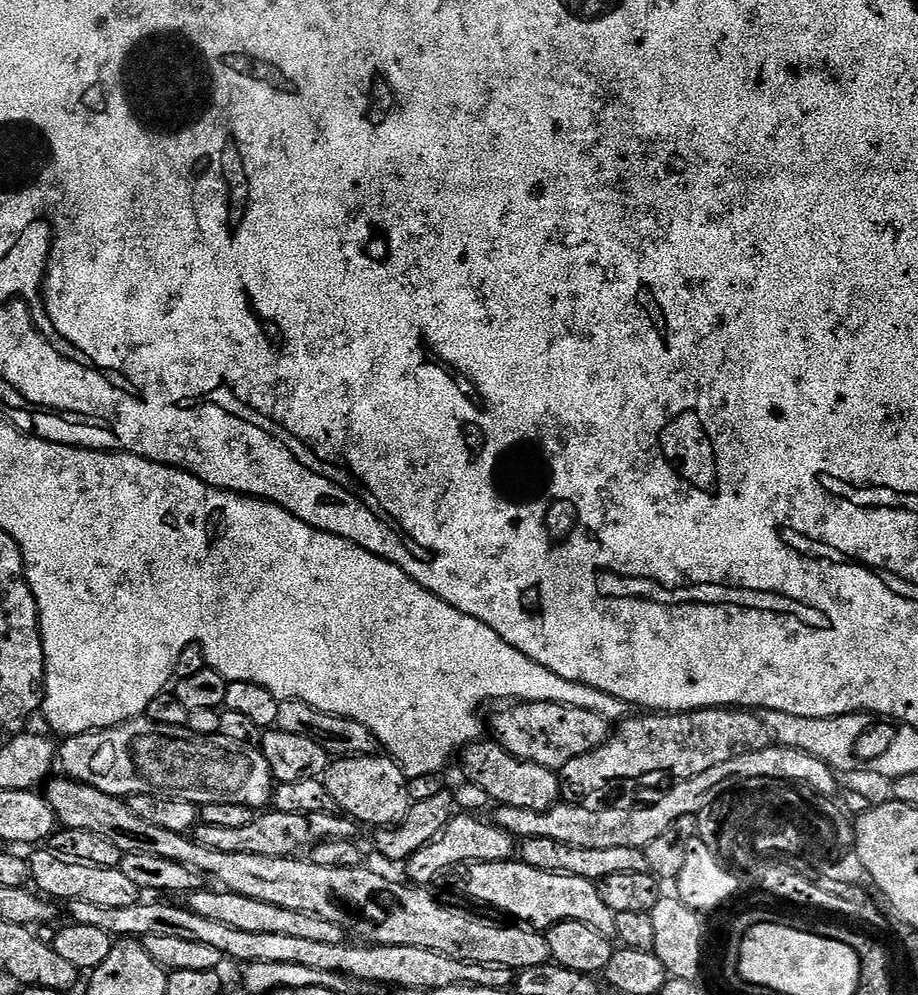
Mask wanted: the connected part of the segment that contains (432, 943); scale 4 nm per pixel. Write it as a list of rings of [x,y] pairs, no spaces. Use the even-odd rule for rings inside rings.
[[[60,774],[55,778],[49,779],[48,792],[46,791],[46,799],[50,810],[54,810],[57,821],[63,827],[73,828],[74,830],[90,830],[90,834],[102,834],[102,838],[110,838],[110,842],[114,842],[114,846],[118,846],[118,850],[125,854],[154,854],[154,858],[170,858],[170,862],[182,862],[182,866],[193,868],[195,872],[203,874],[205,877],[217,880],[221,889],[233,892],[234,894],[246,894],[246,898],[258,898],[258,902],[271,902],[274,906],[286,906],[286,910],[302,910],[306,914],[314,914],[318,918],[326,918],[326,922],[334,922],[341,926],[349,926],[353,924],[362,935],[365,941],[371,942],[373,945],[389,944],[390,946],[418,946],[426,950],[438,950],[438,954],[446,954],[450,958],[458,958],[462,962],[470,962],[471,964],[493,964],[494,966],[502,966],[503,968],[511,968],[513,970],[523,970],[526,968],[537,968],[552,960],[550,954],[550,946],[548,945],[547,935],[543,931],[533,930],[528,926],[512,926],[516,928],[507,928],[504,924],[495,924],[492,920],[483,920],[480,916],[475,916],[472,912],[467,912],[464,908],[451,908],[448,904],[436,900],[436,896],[424,886],[413,886],[411,883],[403,882],[399,884],[396,880],[391,880],[388,876],[383,876],[380,872],[375,872],[372,868],[361,866],[358,868],[331,868],[330,866],[318,866],[313,864],[308,858],[289,858],[287,856],[279,856],[278,858],[270,858],[269,856],[259,856],[258,854],[226,854],[222,850],[210,850],[206,846],[202,846],[191,835],[183,836],[182,834],[174,834],[174,830],[161,830],[159,826],[150,826],[150,822],[142,822],[142,818],[138,818],[138,814],[134,814],[130,810],[128,804],[118,796],[110,794],[102,794],[102,790],[98,790],[89,784],[83,784],[77,780],[69,780],[67,776]]]

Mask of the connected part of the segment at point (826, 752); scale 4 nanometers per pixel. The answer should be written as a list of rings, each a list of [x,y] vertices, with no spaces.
[[[770,710],[761,711],[759,715],[775,743],[794,750],[806,750],[806,754],[814,754],[814,758],[822,758],[822,762],[826,762],[837,774],[852,772],[858,767],[856,759],[858,738],[862,738],[870,723],[865,713],[855,712],[830,718],[802,718],[798,714]]]

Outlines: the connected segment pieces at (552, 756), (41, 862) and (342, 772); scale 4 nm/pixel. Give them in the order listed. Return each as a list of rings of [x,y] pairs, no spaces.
[[[516,702],[501,708],[504,709],[493,718],[492,724],[490,720],[490,732],[493,732],[495,743],[501,744],[520,760],[529,760],[553,770],[566,766],[566,762],[574,762],[574,758],[582,758],[582,754],[590,754],[605,744],[610,735],[609,721],[590,710],[574,706],[554,702]]]
[[[46,846],[37,847],[33,852],[36,853],[28,860],[32,871],[31,883],[45,897],[53,901],[81,900],[82,902],[94,902],[94,906],[111,907],[134,906],[141,903],[142,890],[134,886],[134,881],[126,878],[126,874],[122,874],[119,867],[107,868],[106,866],[86,866],[82,862],[62,862],[62,858],[58,858],[58,854],[54,854]]]
[[[384,754],[333,759],[322,779],[326,790],[330,790],[334,797],[337,809],[355,820],[357,825],[369,824],[372,830],[401,824],[414,803],[408,789],[409,777],[404,775],[395,760]]]

